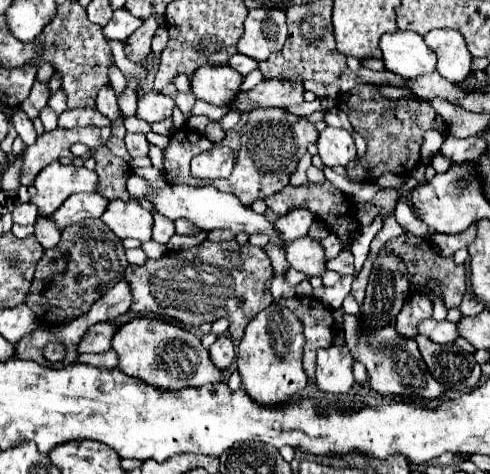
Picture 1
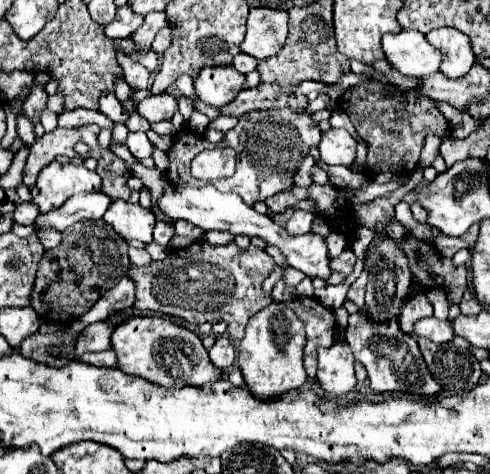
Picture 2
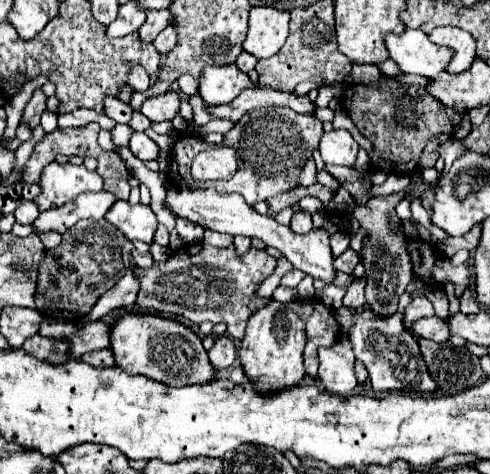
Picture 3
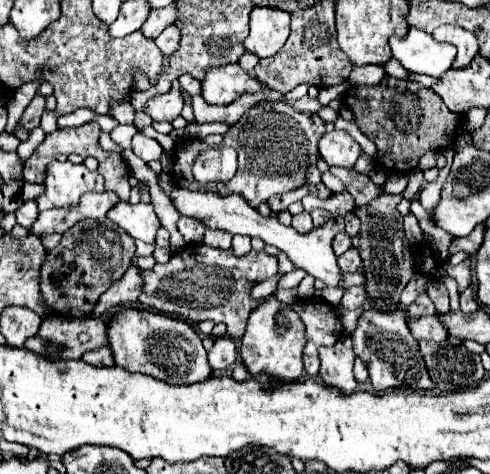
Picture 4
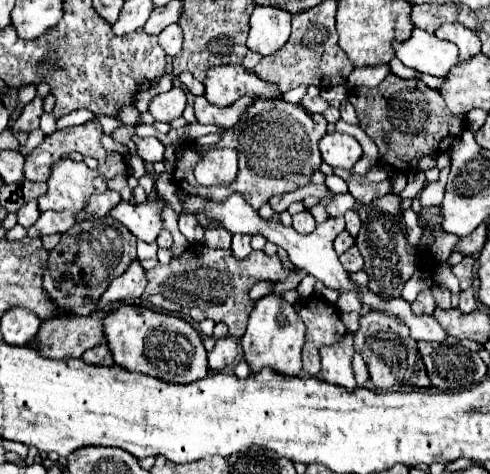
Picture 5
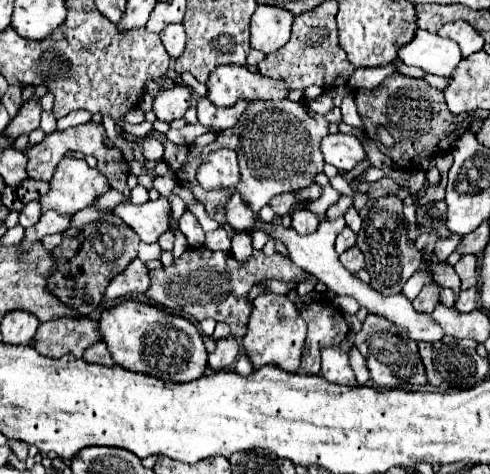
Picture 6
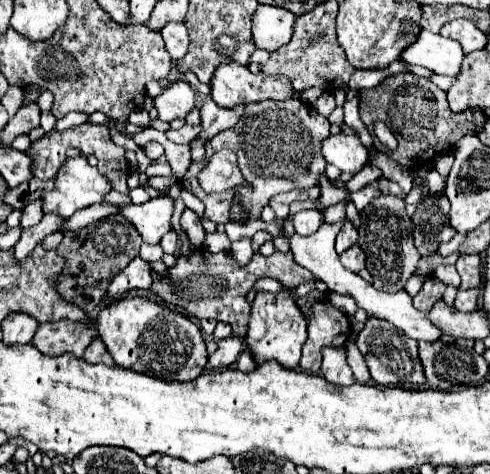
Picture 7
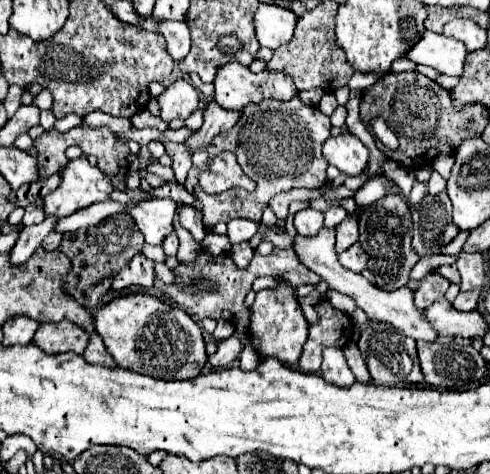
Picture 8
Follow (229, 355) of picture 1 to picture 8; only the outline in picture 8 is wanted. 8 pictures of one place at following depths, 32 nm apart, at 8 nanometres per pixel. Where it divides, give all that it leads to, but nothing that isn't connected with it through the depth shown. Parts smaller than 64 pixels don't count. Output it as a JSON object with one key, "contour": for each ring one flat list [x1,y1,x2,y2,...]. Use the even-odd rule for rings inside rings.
{"contour":[[230,336,230,338,218,342,218,350,210,356,208,362,214,368,226,368,232,362,236,362,236,358,238,358,240,352,242,352,242,340,238,336]]}

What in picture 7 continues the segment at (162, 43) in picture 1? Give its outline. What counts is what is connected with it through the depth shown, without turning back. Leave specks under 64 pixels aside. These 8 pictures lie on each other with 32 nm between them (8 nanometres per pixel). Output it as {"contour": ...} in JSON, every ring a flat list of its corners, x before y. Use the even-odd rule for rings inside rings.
{"contour":[[170,22,160,30,166,50,172,56,172,60,178,60,180,56,184,56,186,48,188,48,188,32,186,26,182,22]]}

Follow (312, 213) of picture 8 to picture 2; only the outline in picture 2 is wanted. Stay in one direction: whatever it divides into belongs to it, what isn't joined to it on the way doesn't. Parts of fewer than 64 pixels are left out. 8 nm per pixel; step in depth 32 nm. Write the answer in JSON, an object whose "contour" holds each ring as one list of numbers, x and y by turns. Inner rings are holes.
{"contour":[[294,210,294,214,282,226,284,226,284,230,290,236,302,236,302,234,308,234,310,232,312,220,314,220,314,214,312,212,308,212,308,210]]}

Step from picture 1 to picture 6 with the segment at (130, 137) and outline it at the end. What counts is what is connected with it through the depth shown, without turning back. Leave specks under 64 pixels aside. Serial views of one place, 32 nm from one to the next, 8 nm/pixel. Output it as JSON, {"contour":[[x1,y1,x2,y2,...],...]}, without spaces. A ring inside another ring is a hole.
{"contour":[[148,138,140,144,140,150,142,150,142,156,150,162,158,162,162,160,162,154,164,154,164,146,156,140,156,138]]}

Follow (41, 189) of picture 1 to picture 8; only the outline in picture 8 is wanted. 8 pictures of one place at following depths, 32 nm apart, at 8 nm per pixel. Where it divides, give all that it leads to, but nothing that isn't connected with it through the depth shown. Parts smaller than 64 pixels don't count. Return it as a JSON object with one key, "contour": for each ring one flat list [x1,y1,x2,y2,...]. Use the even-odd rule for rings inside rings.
{"contour":[[80,156,68,160,68,164,60,170,58,188,44,196,44,212,64,218,80,208,106,200,112,190,114,186,108,176,104,176,98,166,90,166,90,162]]}

